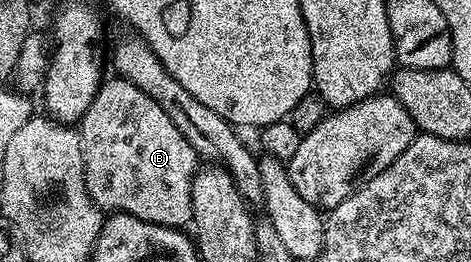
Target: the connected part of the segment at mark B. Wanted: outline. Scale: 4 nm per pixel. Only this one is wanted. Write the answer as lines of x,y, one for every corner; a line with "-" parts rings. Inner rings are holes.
108,77
99,83
93,104
79,119
77,129
84,158
84,182
101,211
119,211
178,228
191,222
191,185
197,155
153,96
145,96
129,80

